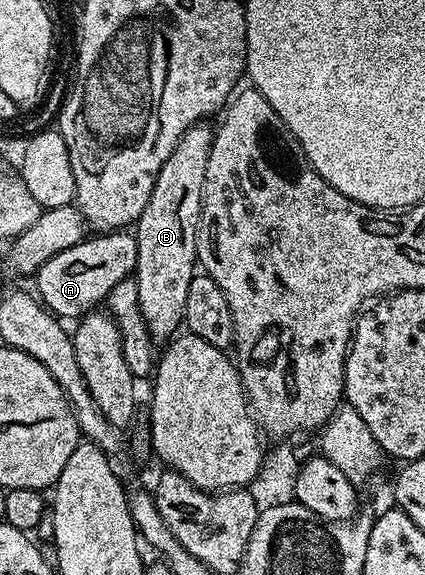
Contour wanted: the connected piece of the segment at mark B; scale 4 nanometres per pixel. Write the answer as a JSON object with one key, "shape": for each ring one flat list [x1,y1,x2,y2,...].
{"shape":[[207,122,195,123,174,145,174,153,166,157,166,165,158,173,154,181,154,189,150,193,150,201,146,201,146,209,142,209,139,219,134,224,136,237,136,270,134,278,138,285,138,309,142,309,142,317,146,321,146,329,153,340,168,341,181,330,186,313,186,292,190,289,190,281,198,273,196,257,196,234,200,228,200,210,202,209,202,193,206,177,206,161,212,148,213,128]]}

